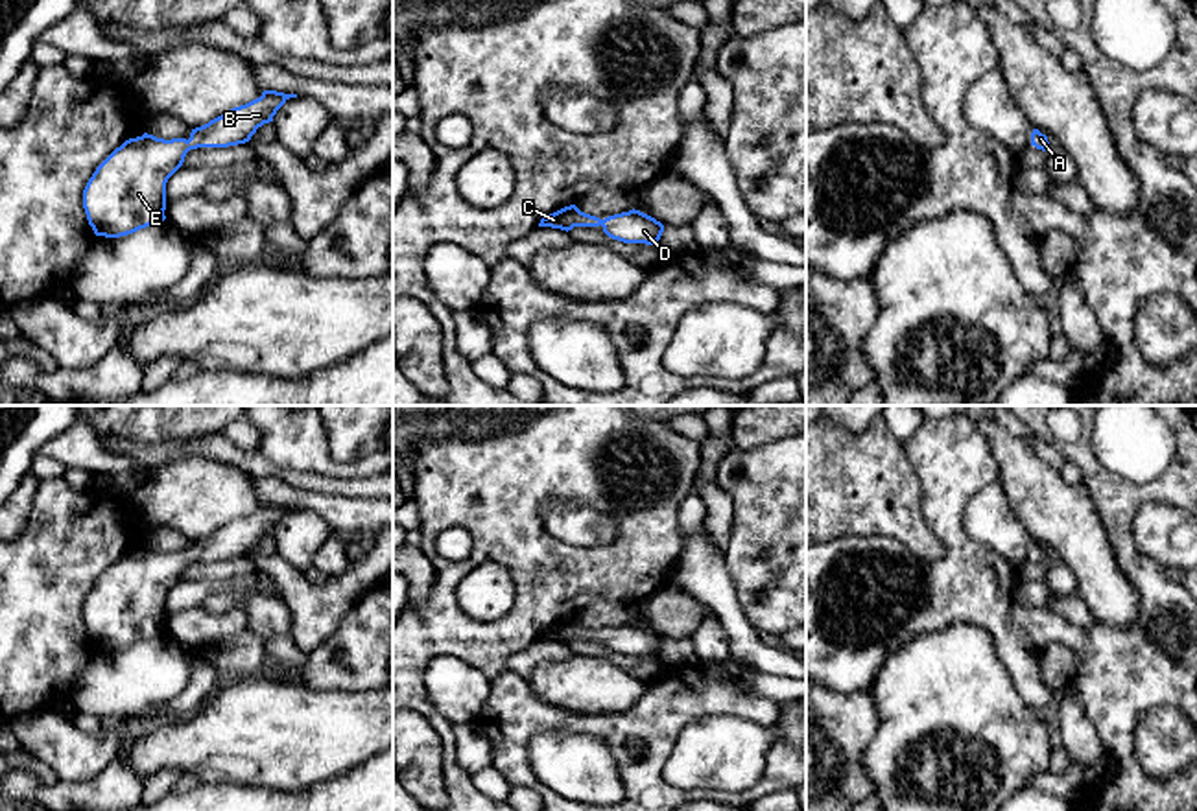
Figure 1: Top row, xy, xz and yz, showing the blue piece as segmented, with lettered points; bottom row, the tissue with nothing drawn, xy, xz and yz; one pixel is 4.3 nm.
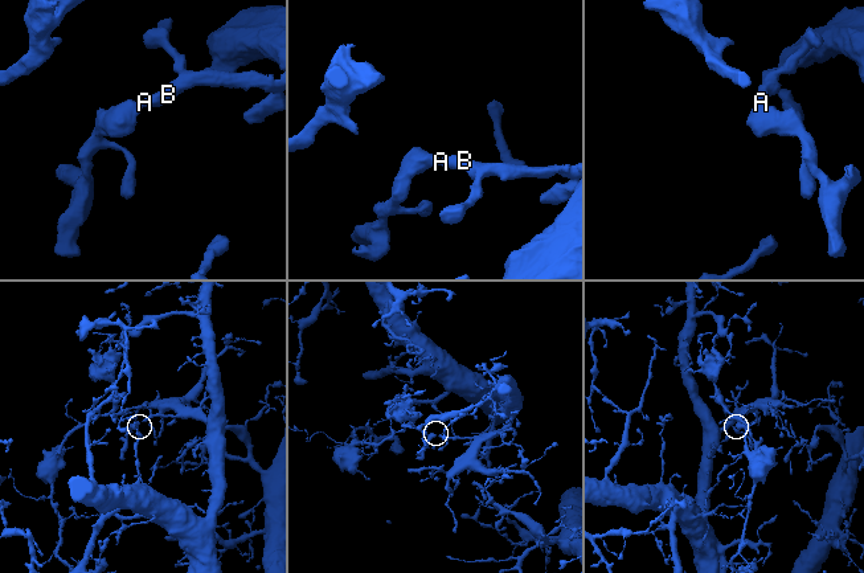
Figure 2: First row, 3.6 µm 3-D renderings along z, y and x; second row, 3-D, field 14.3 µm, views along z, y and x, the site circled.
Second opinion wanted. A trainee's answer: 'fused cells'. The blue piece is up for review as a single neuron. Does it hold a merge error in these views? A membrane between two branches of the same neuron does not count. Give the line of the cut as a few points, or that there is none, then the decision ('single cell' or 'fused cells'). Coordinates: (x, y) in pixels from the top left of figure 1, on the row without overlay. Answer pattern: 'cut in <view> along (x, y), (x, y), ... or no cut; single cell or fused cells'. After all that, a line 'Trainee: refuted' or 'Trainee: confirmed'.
no cut; single cell
Trainee: refuted

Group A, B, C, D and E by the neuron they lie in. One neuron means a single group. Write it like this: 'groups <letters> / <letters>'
groups A B C D E

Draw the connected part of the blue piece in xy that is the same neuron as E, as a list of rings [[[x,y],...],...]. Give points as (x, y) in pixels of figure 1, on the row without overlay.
[[[264,503],[260,511],[234,520],[208,536],[192,542],[190,551],[157,551],[144,546],[125,553],[92,586],[83,603],[83,621],[96,649],[120,651],[164,634],[166,595],[183,579],[190,562],[229,560],[245,557],[264,536],[273,535],[277,523],[297,507]]]

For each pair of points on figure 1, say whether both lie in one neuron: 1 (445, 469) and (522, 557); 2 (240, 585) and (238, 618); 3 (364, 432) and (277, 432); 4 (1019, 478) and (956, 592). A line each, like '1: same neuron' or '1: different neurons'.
1: same neuron
2: different neurons
3: different neurons
4: different neurons

